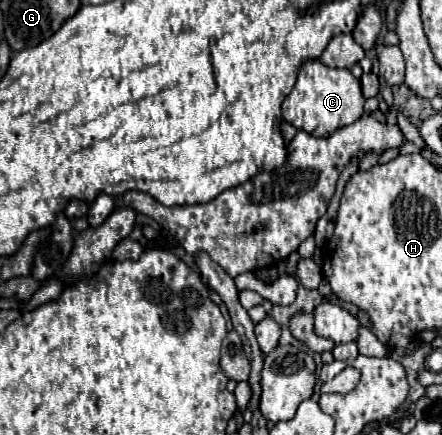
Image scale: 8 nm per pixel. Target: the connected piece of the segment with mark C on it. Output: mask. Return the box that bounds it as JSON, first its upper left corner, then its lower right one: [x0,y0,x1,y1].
[282,58,364,136]

